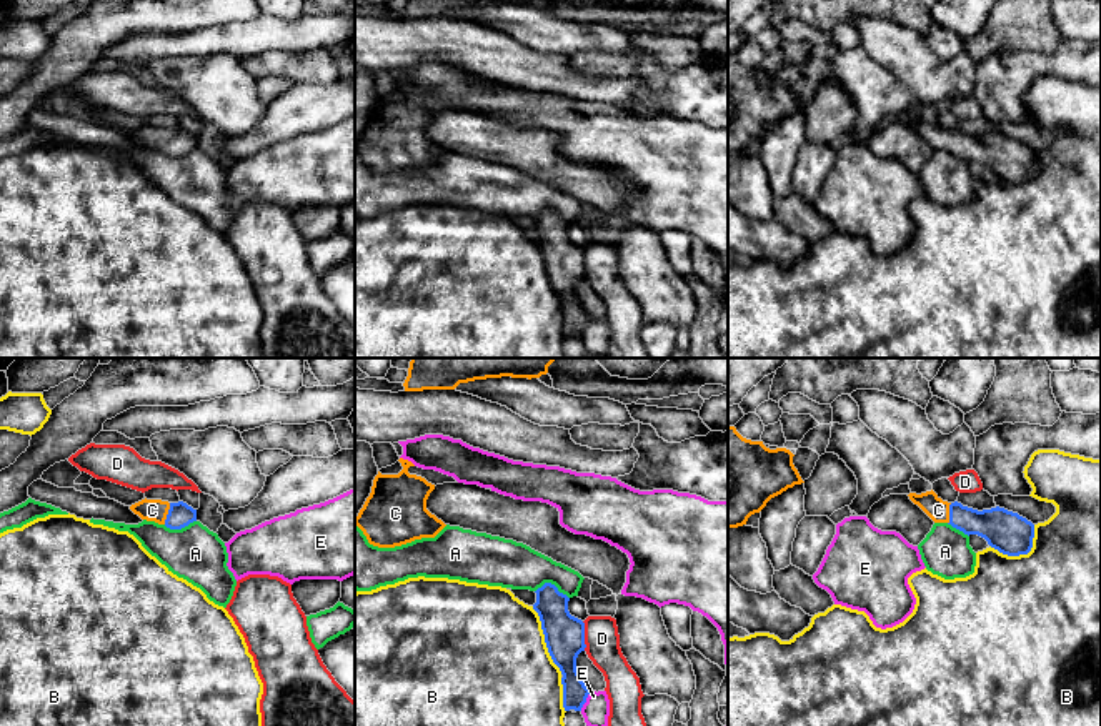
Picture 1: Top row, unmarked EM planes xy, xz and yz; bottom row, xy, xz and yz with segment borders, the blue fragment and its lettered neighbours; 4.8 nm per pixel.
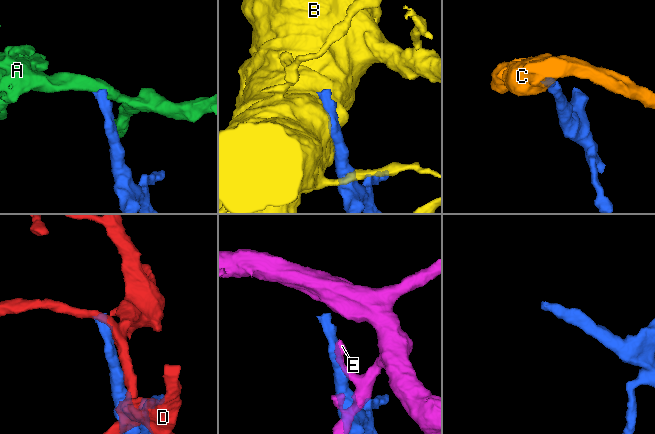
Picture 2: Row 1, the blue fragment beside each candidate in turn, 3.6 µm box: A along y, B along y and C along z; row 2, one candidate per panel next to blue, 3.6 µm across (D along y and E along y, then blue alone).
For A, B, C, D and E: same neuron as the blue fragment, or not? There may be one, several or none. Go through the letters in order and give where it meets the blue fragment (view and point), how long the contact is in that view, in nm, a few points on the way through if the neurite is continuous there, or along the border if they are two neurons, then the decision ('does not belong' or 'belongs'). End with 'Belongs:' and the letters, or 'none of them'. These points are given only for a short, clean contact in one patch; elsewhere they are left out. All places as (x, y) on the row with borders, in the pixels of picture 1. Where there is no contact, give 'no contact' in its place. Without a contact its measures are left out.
A: meets blue in xz at (550, 583); contact 170 nm long; border along xz (535, 590), (552, 583), (568, 598); does not belong
B: meets blue in xz at (545, 640); contact 360 nm long; does not belong
C: meets blue in xy at (169, 513); contact 110 nm long; runs through xy (180, 515), (169, 513), (152, 510); belongs
D: meets blue in xz at (583, 636); contact 140 nm long; does not belong
E: meets blue in xz at (585, 701); contact 110 nm long; does not belong
Belongs: C

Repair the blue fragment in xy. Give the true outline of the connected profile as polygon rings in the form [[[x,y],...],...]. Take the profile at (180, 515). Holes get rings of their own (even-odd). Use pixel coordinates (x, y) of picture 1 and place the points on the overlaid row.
[[[142,500],[130,506],[142,520],[165,525],[170,530],[182,530],[197,521],[197,510],[183,501],[168,503],[162,500]]]

